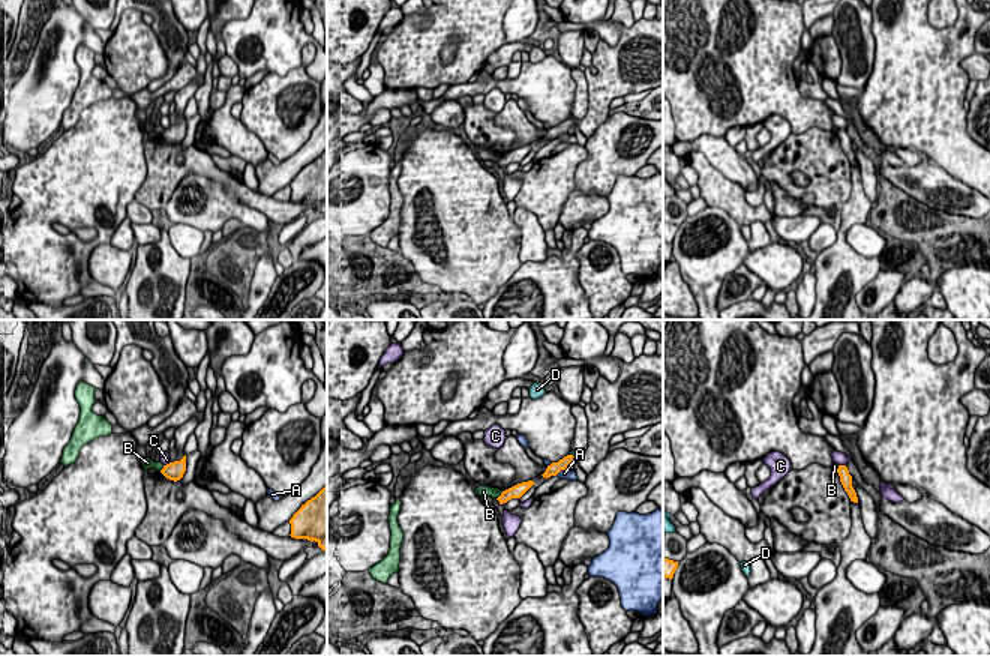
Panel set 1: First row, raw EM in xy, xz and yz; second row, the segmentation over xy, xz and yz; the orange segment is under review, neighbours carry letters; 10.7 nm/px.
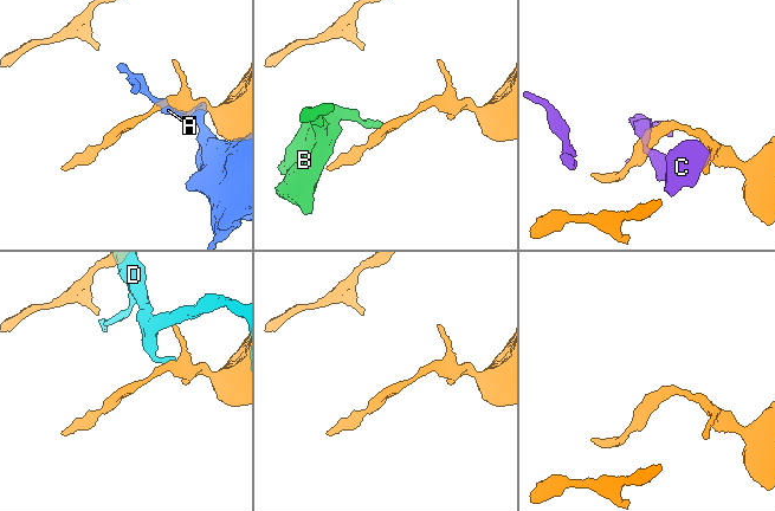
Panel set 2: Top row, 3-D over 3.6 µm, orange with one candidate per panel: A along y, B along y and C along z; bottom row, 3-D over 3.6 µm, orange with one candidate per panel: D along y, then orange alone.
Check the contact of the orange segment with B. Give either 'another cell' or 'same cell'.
another cell

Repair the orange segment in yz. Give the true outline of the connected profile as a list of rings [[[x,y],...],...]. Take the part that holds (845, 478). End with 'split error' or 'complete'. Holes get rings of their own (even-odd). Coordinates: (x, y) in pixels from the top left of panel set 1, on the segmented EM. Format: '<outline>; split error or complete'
[[[838,465],[837,473],[840,476],[840,482],[842,482],[844,491],[848,492],[850,501],[858,503],[856,492],[852,486],[852,476],[849,474],[848,467],[846,465]]]; complete

